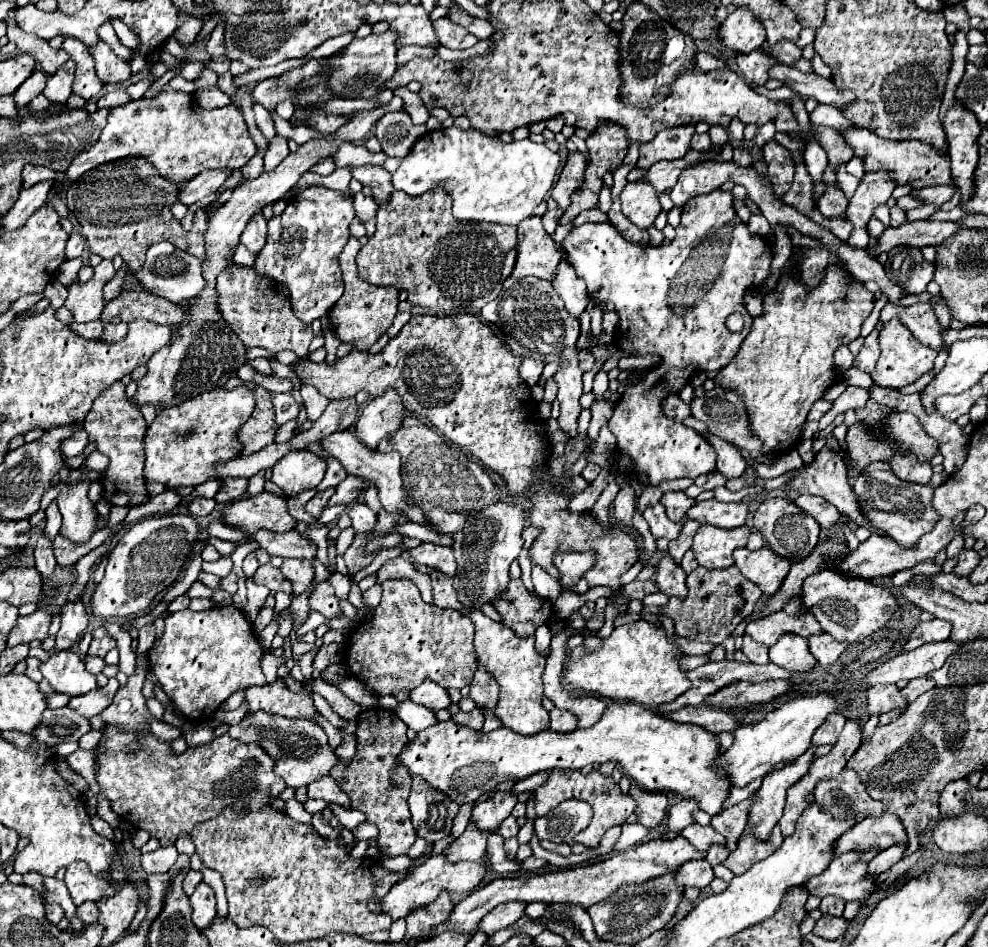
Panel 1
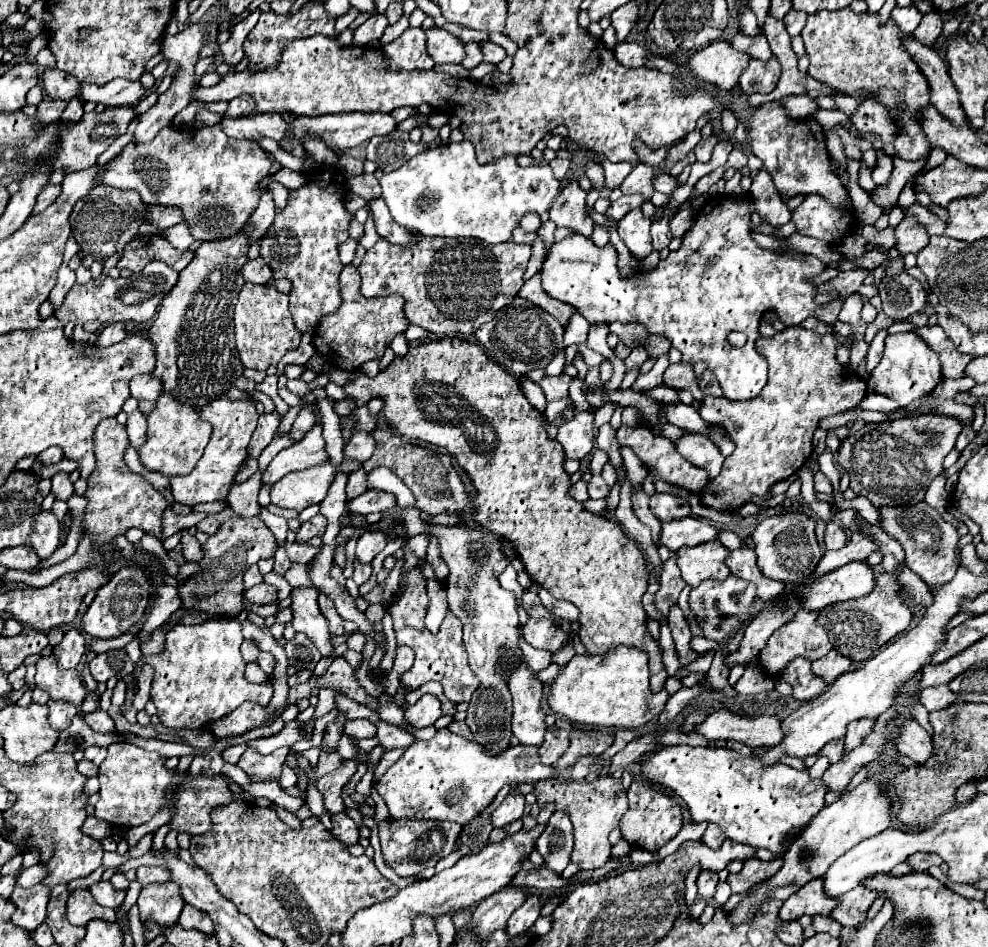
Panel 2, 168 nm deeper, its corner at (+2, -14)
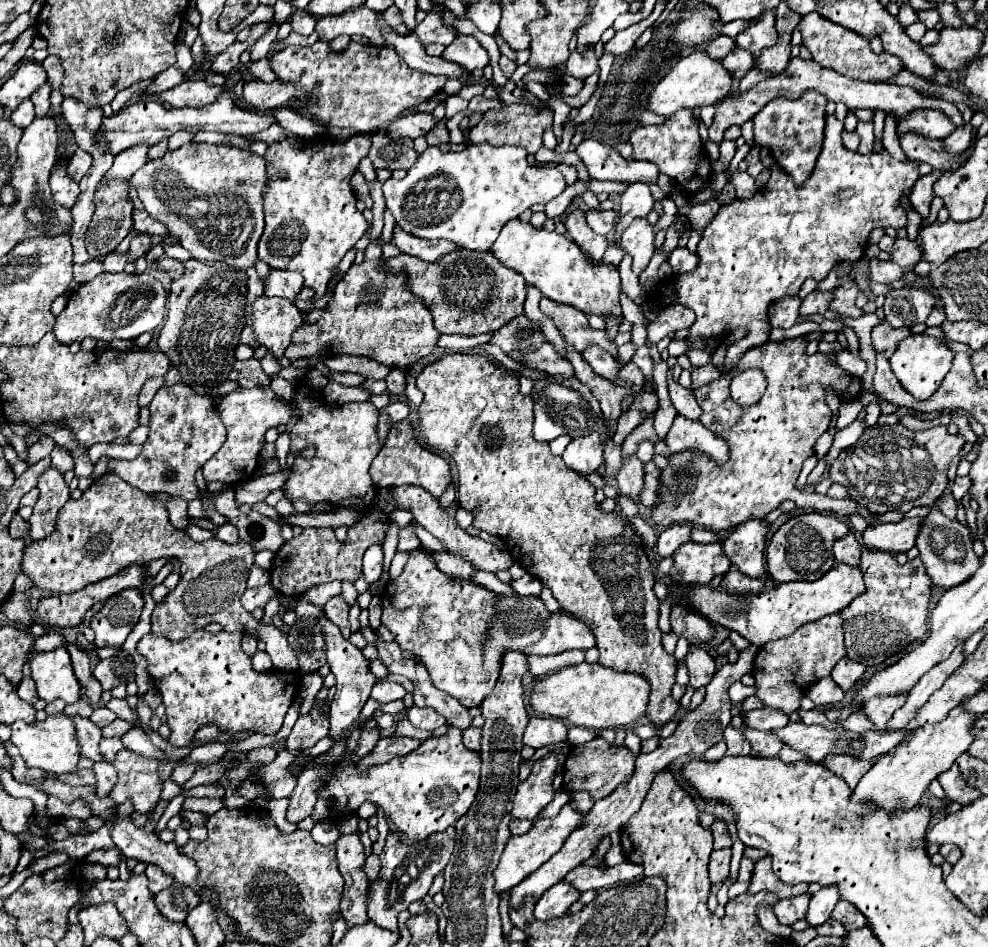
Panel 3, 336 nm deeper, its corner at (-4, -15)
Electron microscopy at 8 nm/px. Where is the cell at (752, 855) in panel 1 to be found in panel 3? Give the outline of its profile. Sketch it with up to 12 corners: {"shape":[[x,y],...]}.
{"shape":[[771,857],[755,863],[747,893],[771,891],[785,899],[807,891],[807,883],[783,883]]}

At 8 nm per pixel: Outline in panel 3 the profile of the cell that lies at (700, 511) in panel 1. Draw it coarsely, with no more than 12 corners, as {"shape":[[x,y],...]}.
{"shape":[[671,525],[657,539],[657,555],[671,557],[691,541],[691,525]]}

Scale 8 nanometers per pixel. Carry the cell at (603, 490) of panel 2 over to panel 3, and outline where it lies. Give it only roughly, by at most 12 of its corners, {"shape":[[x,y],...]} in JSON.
{"shape":[[623,495],[615,497],[623,517],[633,517],[639,507]]}

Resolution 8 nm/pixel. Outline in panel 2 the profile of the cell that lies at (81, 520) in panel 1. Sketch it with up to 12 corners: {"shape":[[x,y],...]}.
{"shape":[[57,472],[51,478],[55,498],[67,502],[73,494],[69,472]]}

